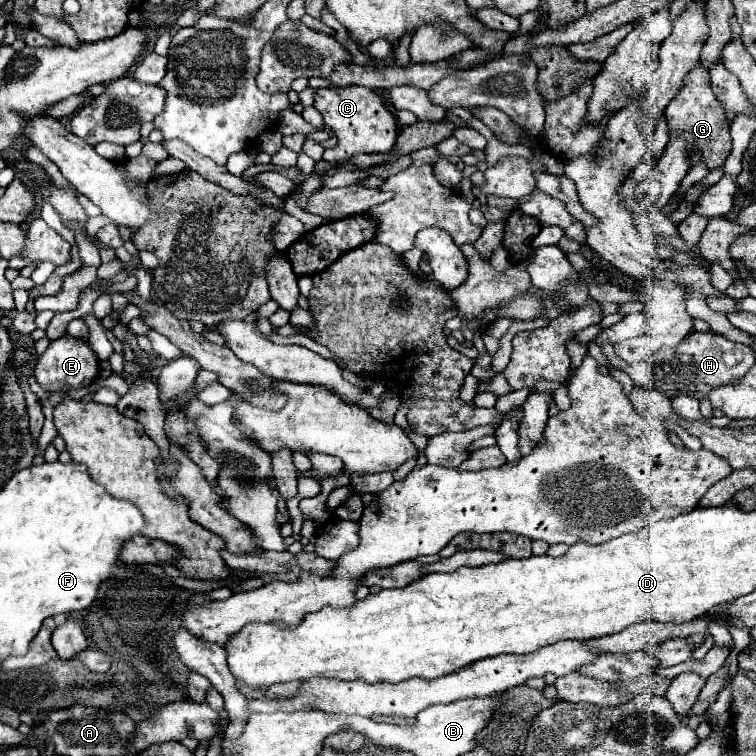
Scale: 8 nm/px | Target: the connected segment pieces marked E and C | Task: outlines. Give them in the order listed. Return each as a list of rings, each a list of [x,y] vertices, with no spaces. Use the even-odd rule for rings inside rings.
[[[63,336],[53,340],[49,348],[39,356],[35,366],[35,378],[47,392],[61,392],[67,388],[85,388],[99,376],[99,360],[85,340]]]
[[[349,86],[349,88],[319,88],[315,92],[315,104],[313,104],[321,116],[325,126],[337,136],[337,146],[325,150],[323,160],[337,162],[347,160],[357,152],[377,154],[377,152],[391,152],[397,140],[397,122],[395,116],[383,106],[381,98],[361,86]]]

